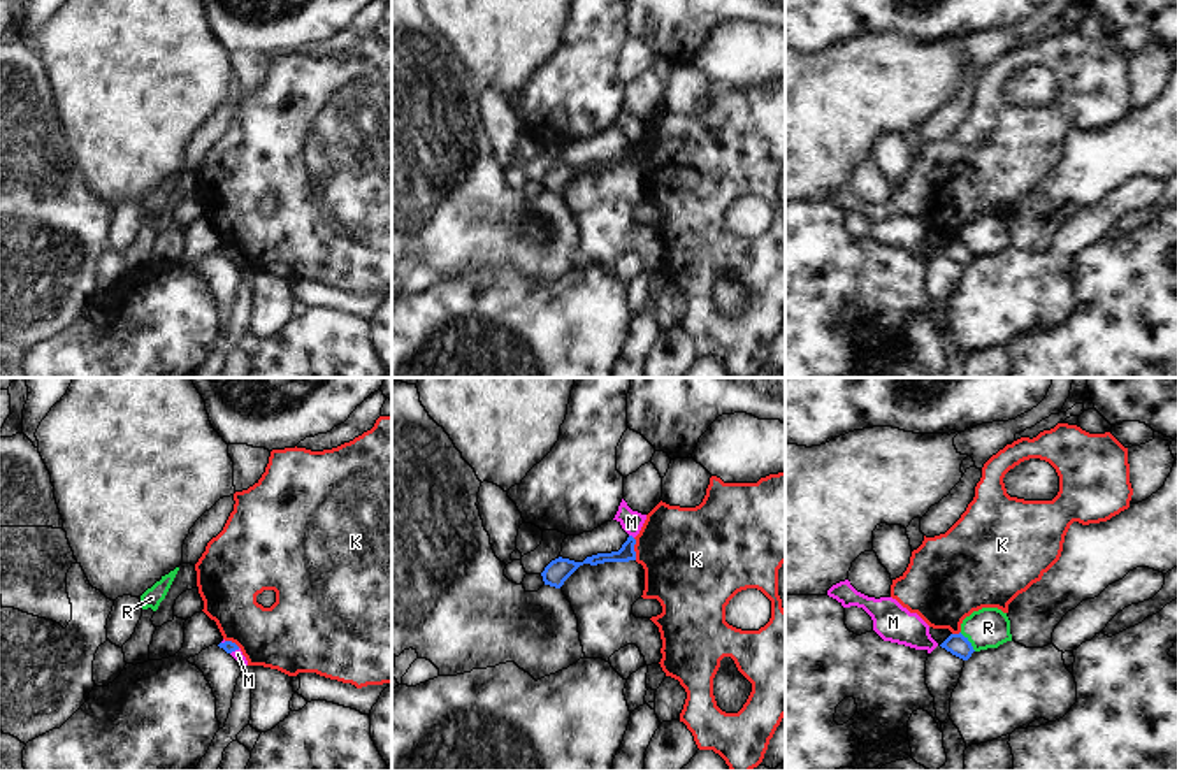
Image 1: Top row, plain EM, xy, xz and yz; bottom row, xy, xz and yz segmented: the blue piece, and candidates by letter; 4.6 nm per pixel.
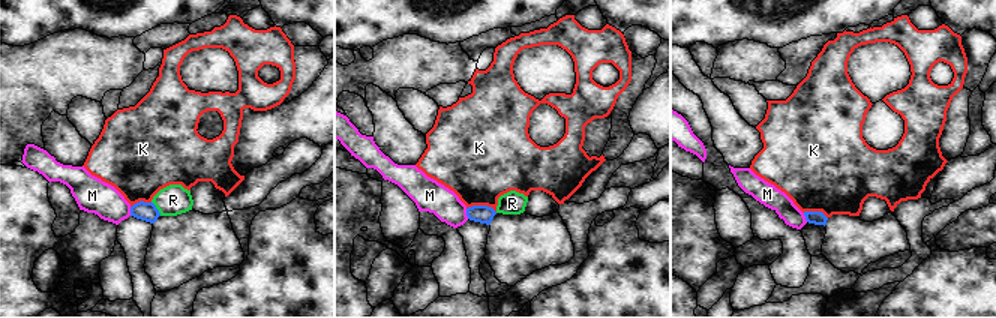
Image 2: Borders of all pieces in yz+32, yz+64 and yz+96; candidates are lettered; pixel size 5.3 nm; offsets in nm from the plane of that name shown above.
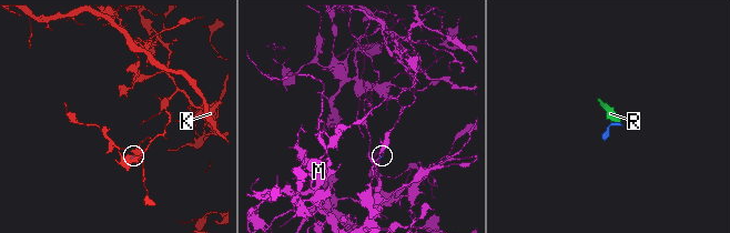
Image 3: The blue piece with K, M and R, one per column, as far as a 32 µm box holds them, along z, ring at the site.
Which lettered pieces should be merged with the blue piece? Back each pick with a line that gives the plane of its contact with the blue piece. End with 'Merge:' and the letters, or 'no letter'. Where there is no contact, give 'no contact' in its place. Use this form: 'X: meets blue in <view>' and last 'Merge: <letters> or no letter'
Merge: no letter

